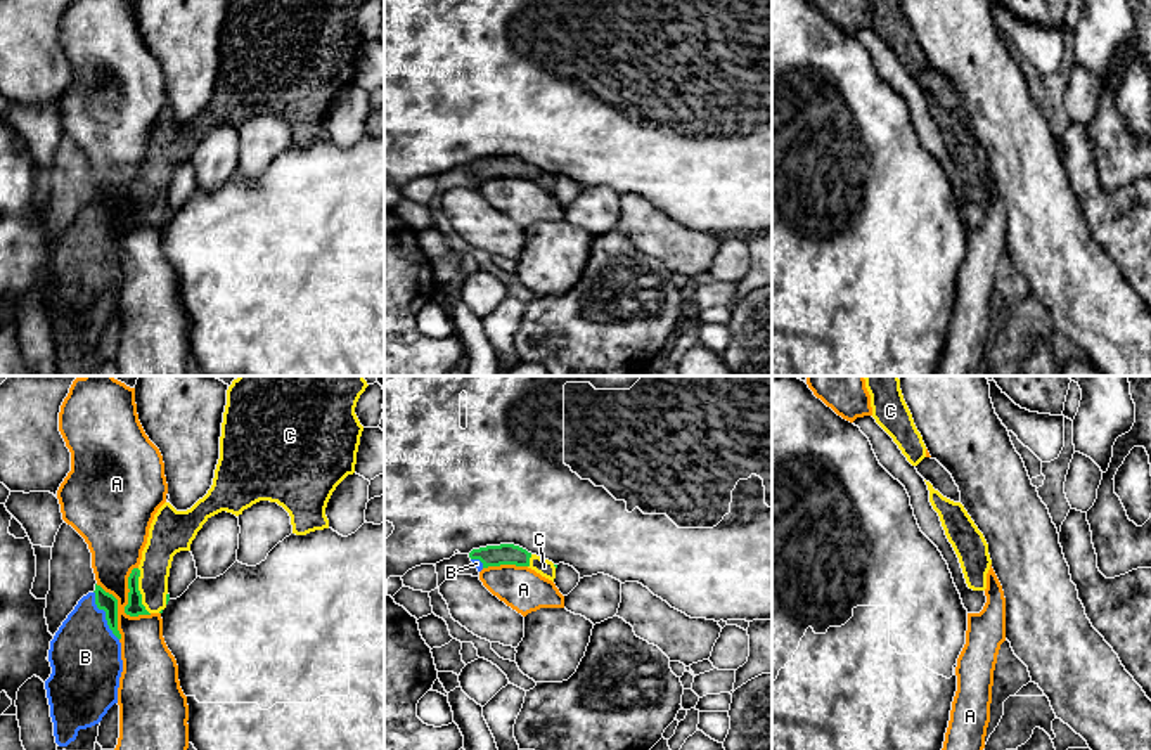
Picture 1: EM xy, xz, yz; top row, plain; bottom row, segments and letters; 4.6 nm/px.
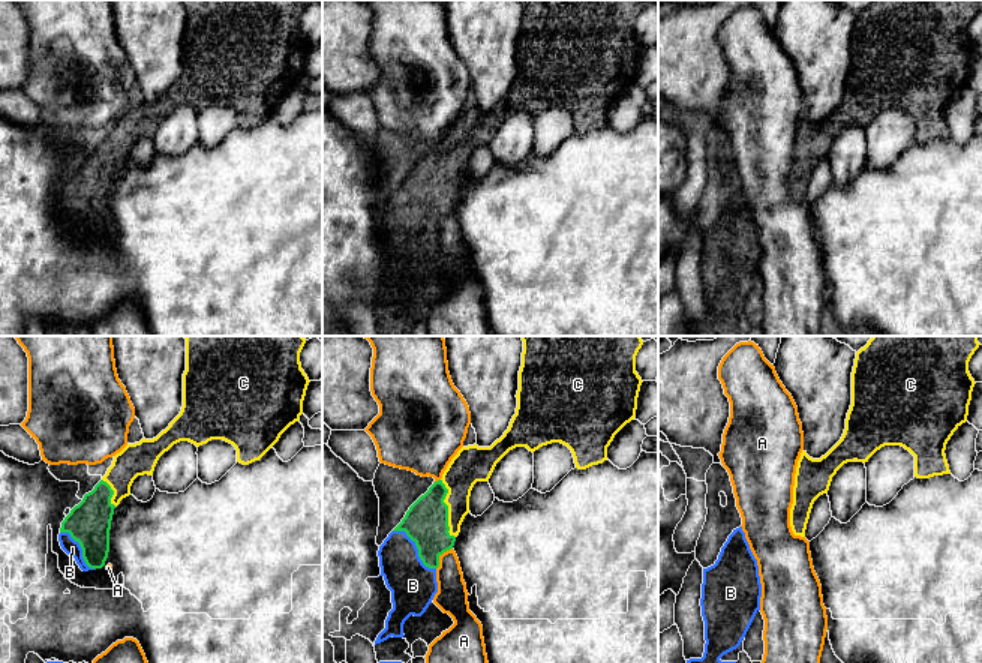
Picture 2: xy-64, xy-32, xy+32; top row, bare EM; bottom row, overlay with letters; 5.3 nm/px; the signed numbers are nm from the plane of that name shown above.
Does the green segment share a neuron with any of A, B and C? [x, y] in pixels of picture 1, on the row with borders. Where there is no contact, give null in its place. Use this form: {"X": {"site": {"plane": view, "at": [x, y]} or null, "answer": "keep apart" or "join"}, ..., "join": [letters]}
{"A": {"site": {"plane": "xy", "at": [130, 591]}, "answer": "keep apart"}, "B": {"site": {"plane": "xy", "at": [106, 615]}, "answer": "join"}, "C": {"site": {"plane": "xy", "at": [139, 591]}, "answer": "join"}, "join": ["B", "C"]}

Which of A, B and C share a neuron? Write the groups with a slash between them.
A / B C

